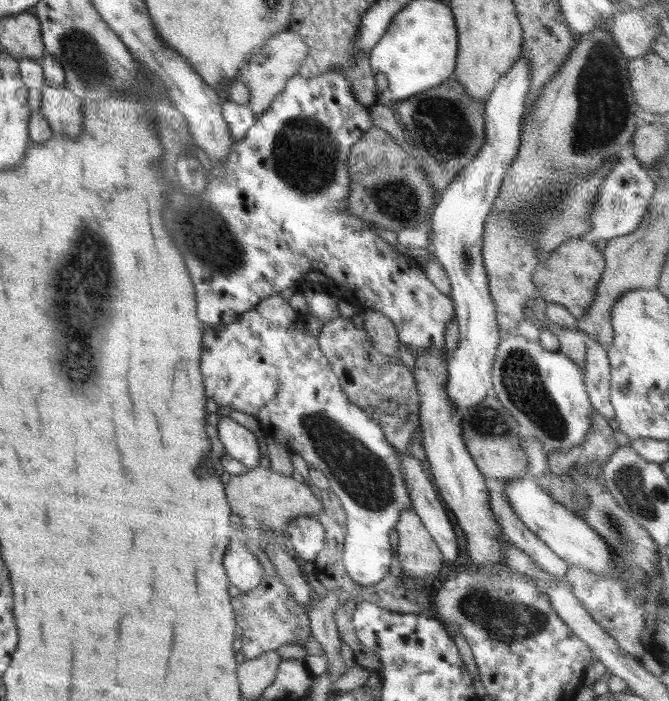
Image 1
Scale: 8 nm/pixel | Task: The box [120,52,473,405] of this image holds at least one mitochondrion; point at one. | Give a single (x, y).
(306, 158)

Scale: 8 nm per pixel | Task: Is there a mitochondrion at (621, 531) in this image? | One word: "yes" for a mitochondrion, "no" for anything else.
yes

